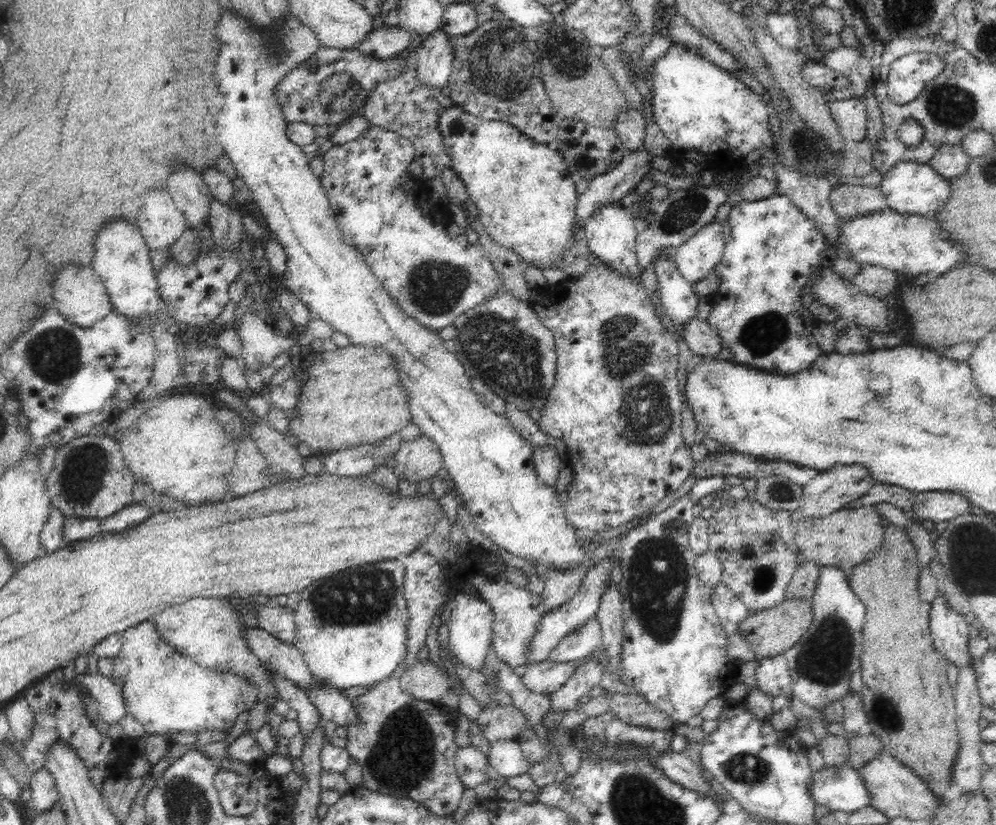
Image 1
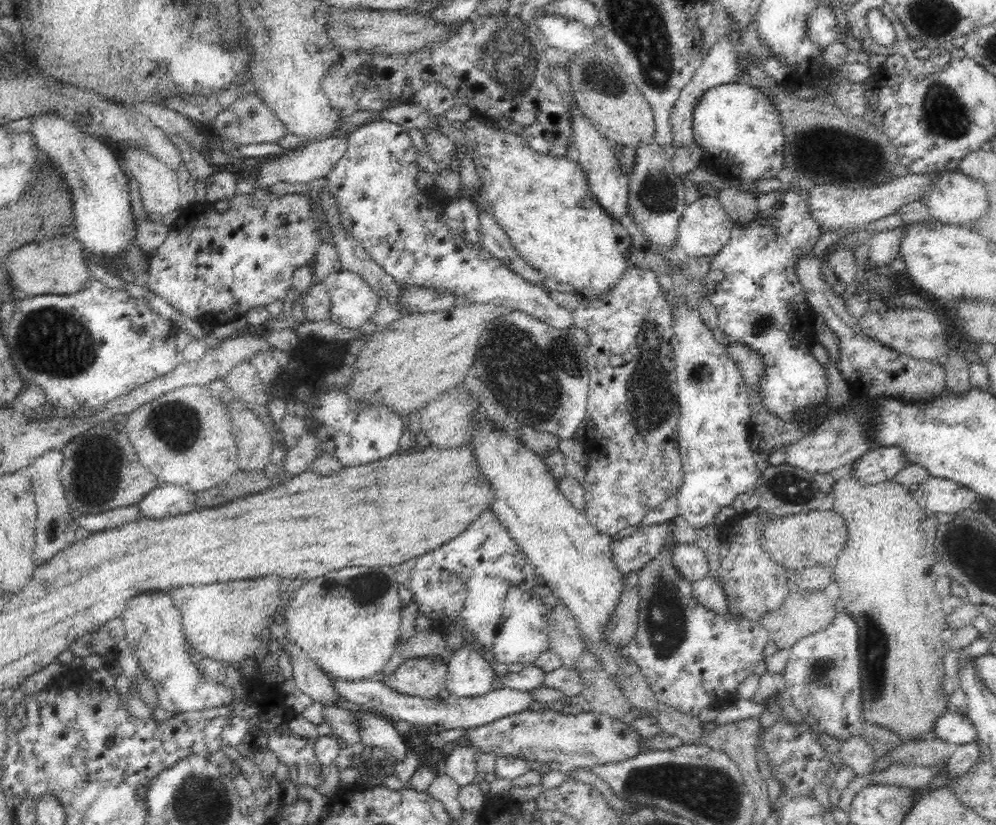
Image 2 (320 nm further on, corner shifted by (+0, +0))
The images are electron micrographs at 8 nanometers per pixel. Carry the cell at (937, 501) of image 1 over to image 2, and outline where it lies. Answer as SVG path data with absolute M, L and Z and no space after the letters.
M932 475L921 483L913 492L922 509L942 514L957 514L968 510L976 500L976 493L964 485Z

